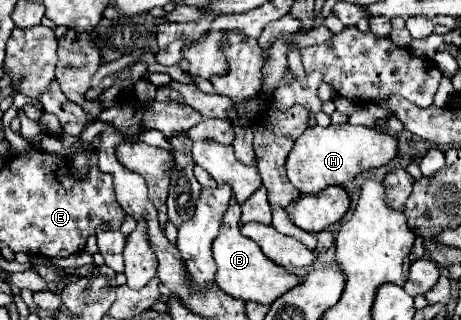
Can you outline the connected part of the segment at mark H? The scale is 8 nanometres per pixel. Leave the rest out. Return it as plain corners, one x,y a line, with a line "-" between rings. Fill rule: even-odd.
339,124
339,126
311,126
303,136
295,140
293,150
287,156
287,176
301,194
315,194
331,184
347,184
359,172
367,168
379,168
393,160
397,154
397,140
387,132
379,132
367,126

